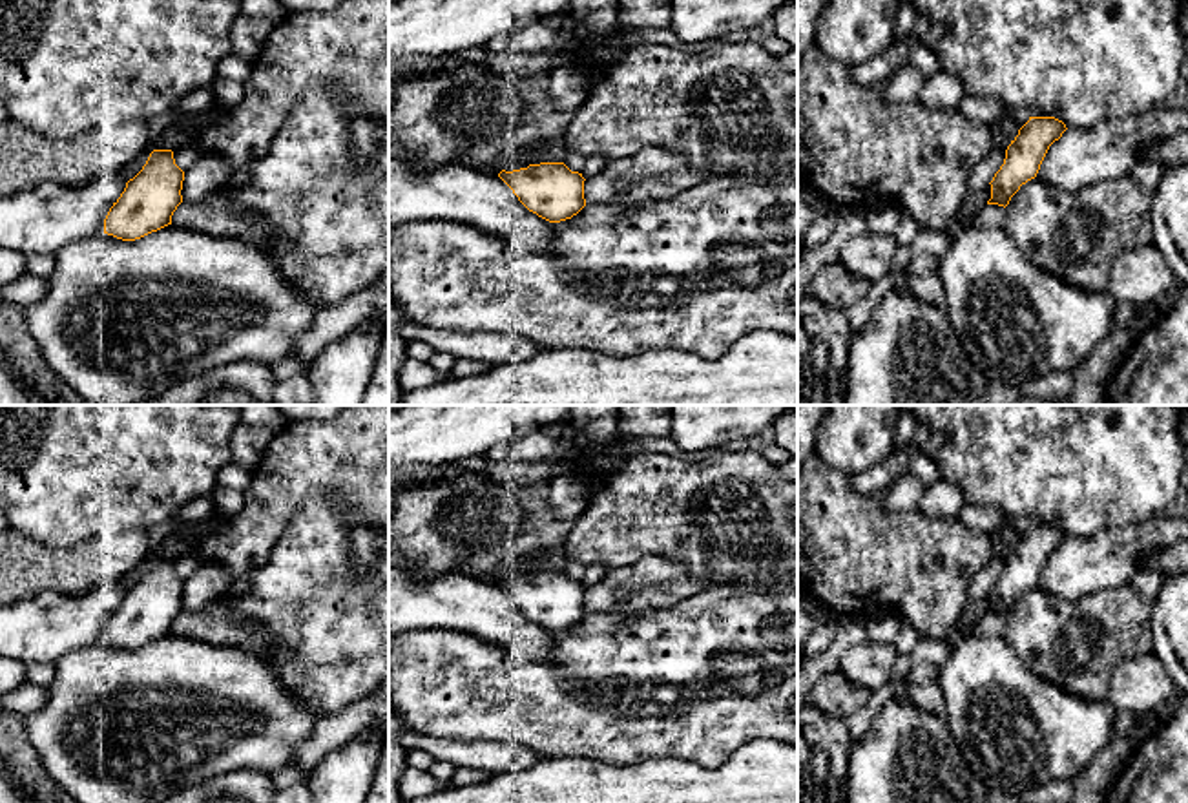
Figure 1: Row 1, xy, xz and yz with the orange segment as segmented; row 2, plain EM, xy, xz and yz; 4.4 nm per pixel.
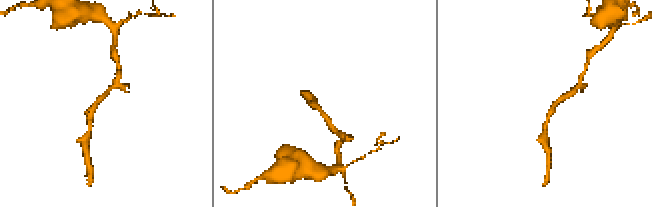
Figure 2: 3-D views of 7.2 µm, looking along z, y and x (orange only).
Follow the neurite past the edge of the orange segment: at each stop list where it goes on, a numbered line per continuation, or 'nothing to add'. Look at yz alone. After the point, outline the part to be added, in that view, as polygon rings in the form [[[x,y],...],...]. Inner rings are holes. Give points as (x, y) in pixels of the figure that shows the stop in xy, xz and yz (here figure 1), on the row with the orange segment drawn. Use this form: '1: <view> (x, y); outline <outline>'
nothing to add

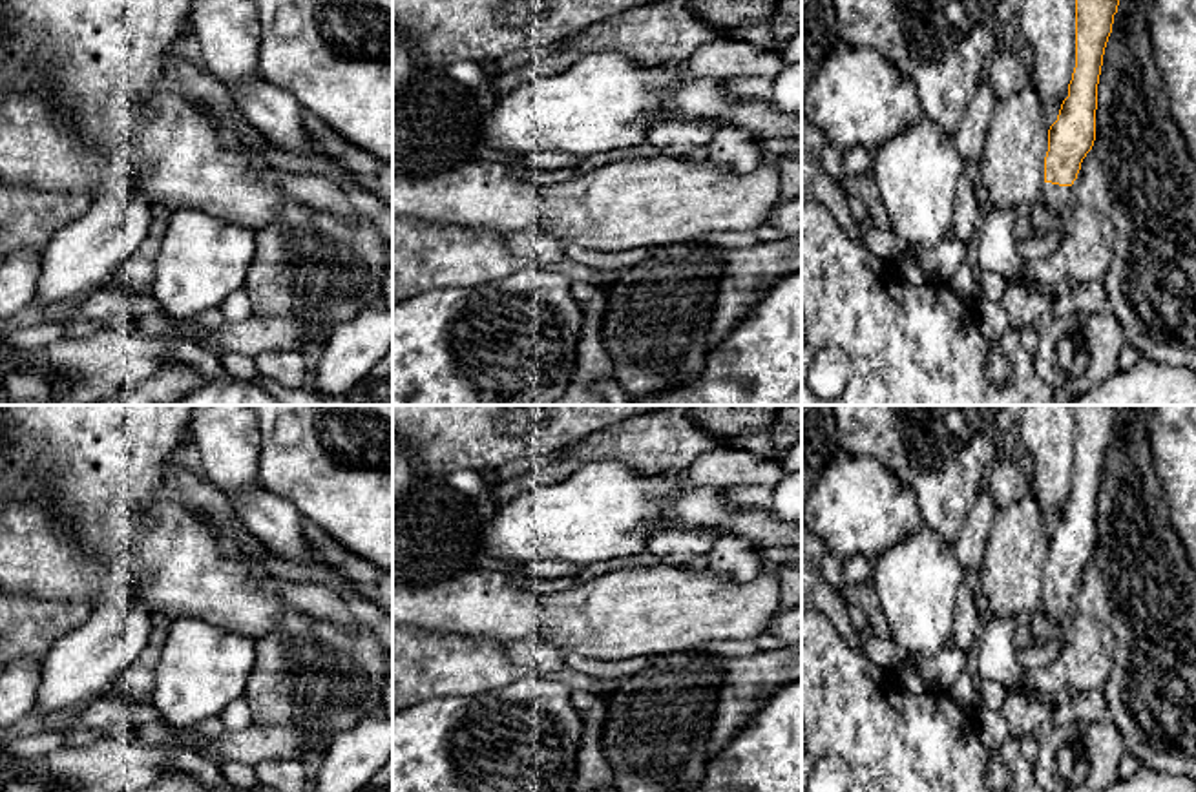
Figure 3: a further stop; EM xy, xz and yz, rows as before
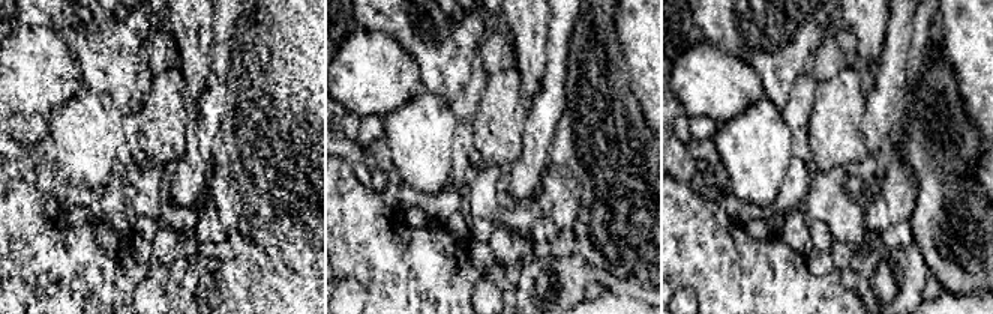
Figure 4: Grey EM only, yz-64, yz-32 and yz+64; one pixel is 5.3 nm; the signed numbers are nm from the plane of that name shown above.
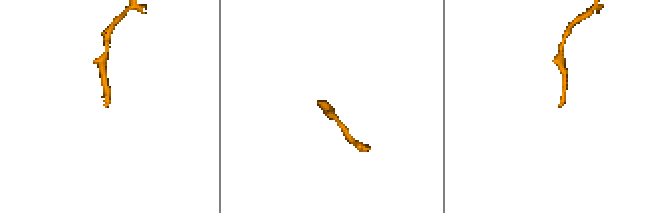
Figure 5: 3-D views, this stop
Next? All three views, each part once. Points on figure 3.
1: yz (1045, 214); outline [[[1044,182],[1043,197],[1028,210],[1033,234],[1044,237],[1061,224],[1061,212],[1072,195],[1072,186]]]

